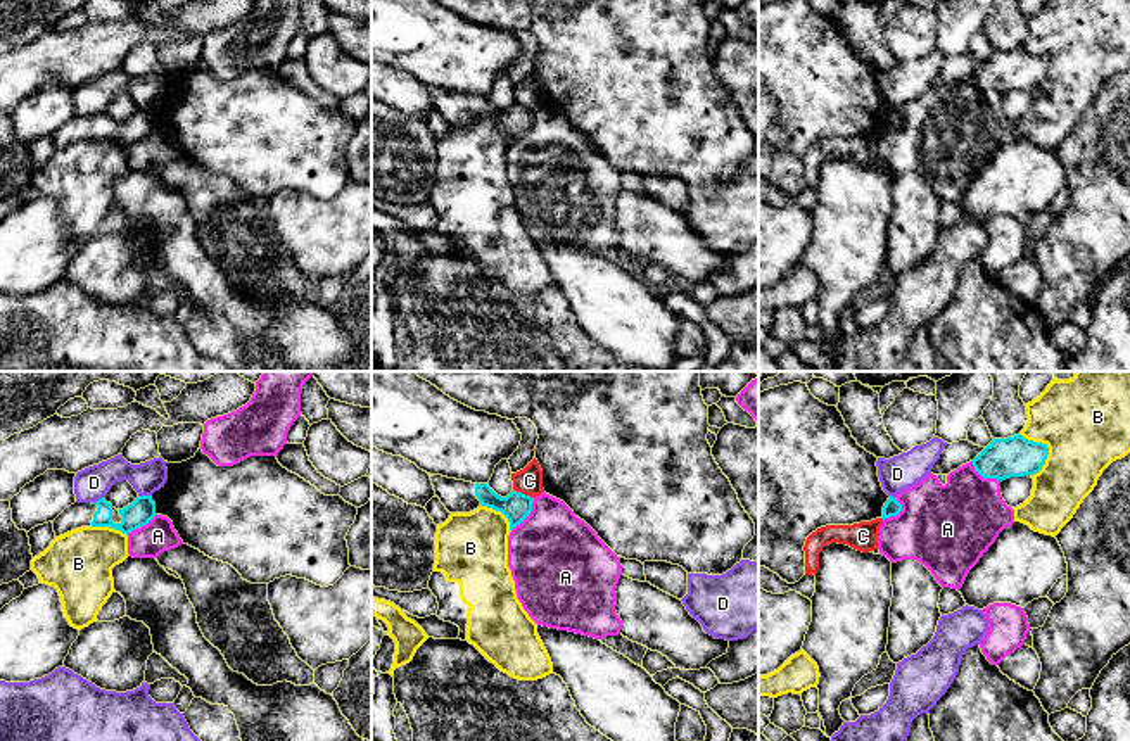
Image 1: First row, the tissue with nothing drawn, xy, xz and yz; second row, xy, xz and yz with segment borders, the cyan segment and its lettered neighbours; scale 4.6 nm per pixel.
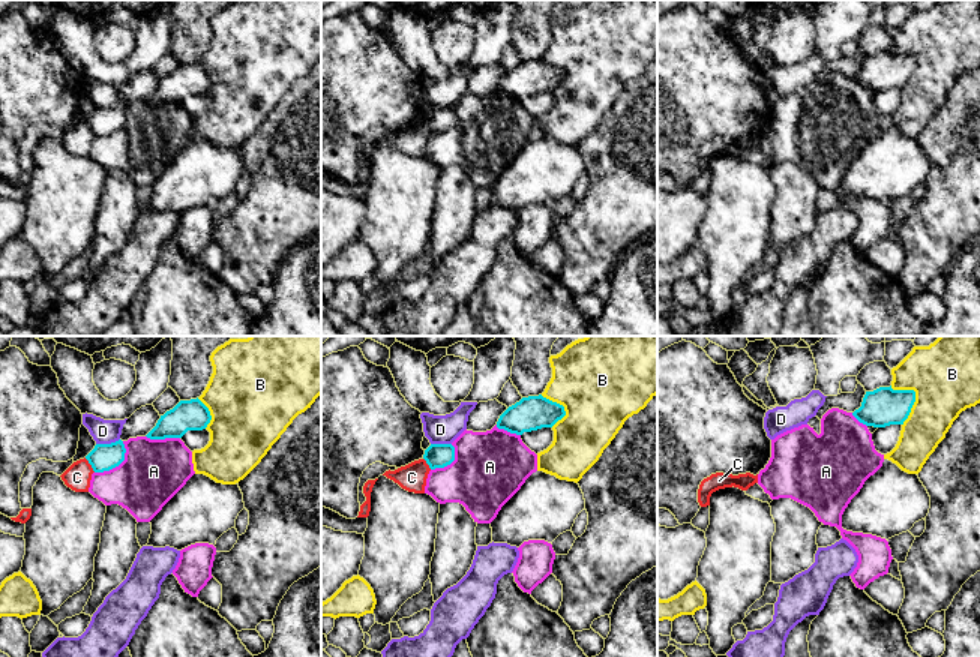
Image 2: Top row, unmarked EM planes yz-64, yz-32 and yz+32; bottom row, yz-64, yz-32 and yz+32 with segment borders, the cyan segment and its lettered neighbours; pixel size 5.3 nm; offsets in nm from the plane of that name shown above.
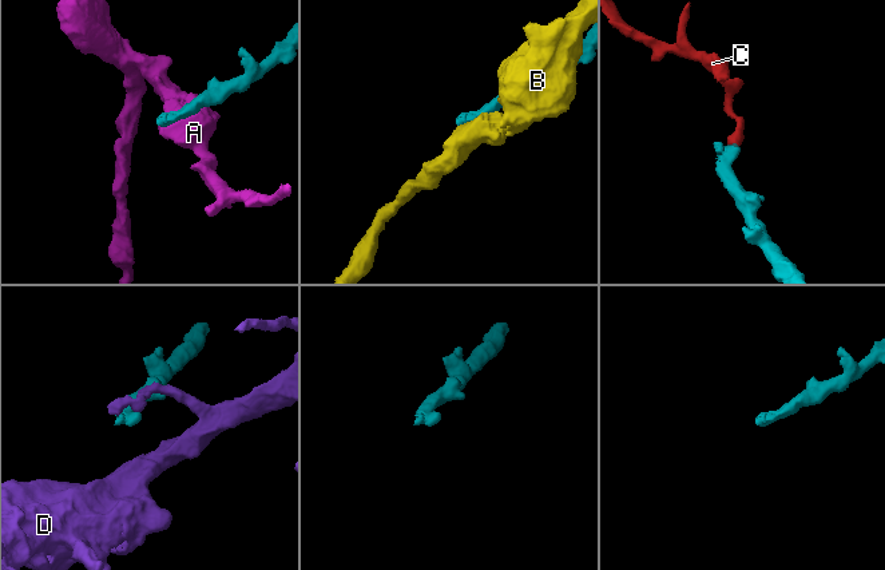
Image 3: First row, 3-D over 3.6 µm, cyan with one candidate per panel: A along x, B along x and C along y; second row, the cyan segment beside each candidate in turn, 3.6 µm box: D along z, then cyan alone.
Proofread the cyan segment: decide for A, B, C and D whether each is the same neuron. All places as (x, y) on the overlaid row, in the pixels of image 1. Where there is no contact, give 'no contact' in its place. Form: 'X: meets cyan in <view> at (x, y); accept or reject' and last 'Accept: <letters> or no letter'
A: meets cyan in xz at (527, 515); reject
B: meets cyan in yz at (1047, 448); reject
C: meets cyan in xz at (524, 494); reject
D: meets cyan in xy at (146, 496); reject
Accept: no letter

